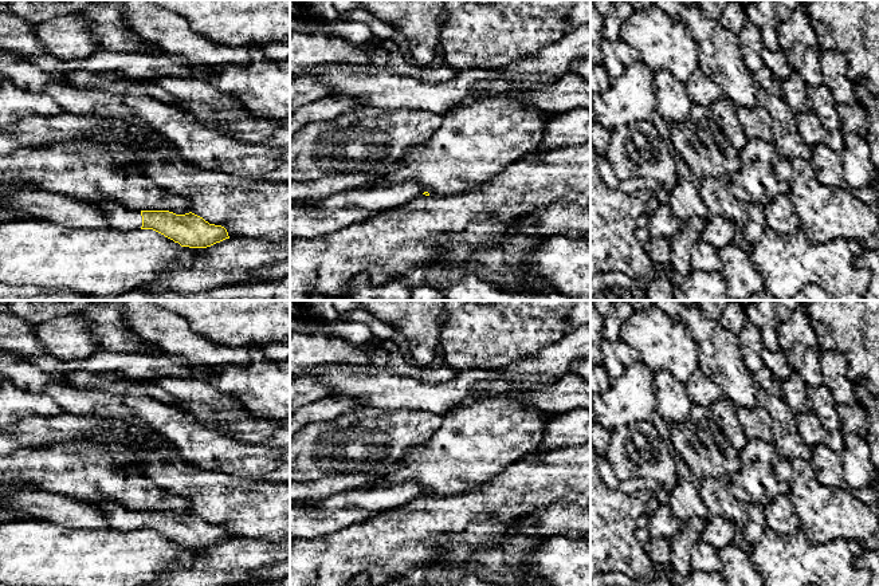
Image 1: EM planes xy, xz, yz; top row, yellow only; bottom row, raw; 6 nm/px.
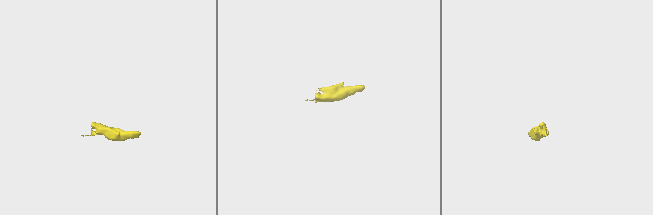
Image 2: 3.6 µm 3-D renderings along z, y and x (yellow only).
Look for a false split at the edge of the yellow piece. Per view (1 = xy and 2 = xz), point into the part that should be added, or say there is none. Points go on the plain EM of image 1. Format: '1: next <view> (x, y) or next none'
1: next xy (120, 518)
2: next none

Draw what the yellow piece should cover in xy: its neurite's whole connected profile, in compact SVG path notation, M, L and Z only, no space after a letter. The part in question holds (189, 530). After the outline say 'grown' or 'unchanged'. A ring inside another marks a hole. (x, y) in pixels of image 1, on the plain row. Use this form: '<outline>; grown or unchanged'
M102 500L95 504L106 516L111 530L153 530L181 547L189 548L207 548L229 539L224 527L209 524L192 512L176 515L169 511L129 510L114 500Z; grown

